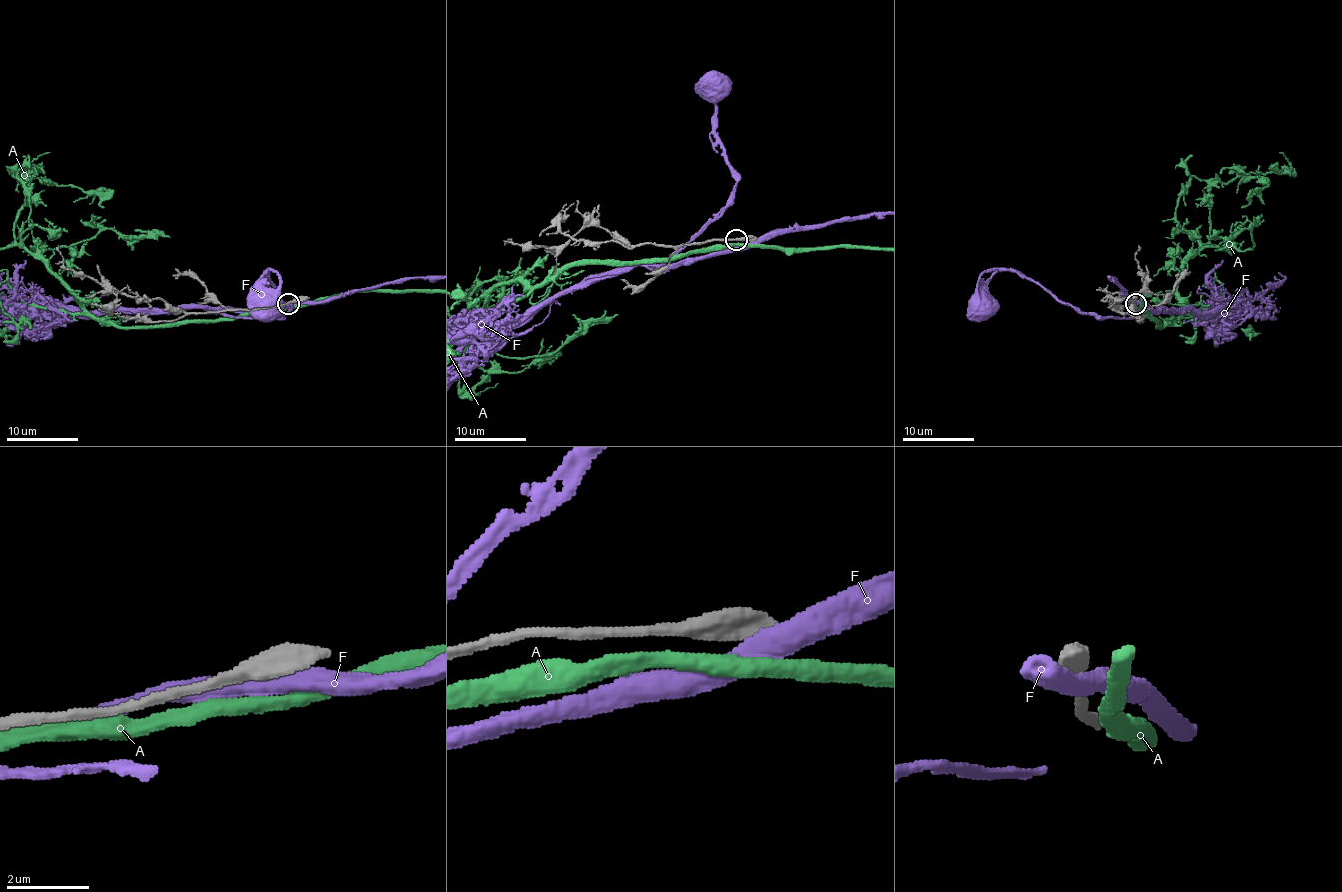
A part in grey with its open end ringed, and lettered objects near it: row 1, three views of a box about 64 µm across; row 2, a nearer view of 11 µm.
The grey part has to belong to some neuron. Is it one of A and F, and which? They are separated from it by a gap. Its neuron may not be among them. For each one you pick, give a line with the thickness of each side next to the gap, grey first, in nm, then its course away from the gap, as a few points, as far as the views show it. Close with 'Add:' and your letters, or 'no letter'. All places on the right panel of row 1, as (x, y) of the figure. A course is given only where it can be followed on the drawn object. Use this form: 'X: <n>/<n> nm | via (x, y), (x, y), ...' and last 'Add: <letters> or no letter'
A: 260/360 nm | via (1140, 306), (1159, 327), (1183, 311), (1177, 273), (1208, 241), (1211, 187), (1265, 178), (1242, 207)
Add: A

